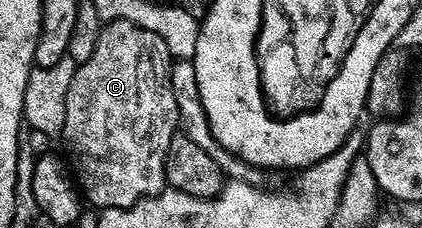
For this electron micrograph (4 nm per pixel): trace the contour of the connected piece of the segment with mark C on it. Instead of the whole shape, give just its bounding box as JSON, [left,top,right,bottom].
[60,21,168,209]

